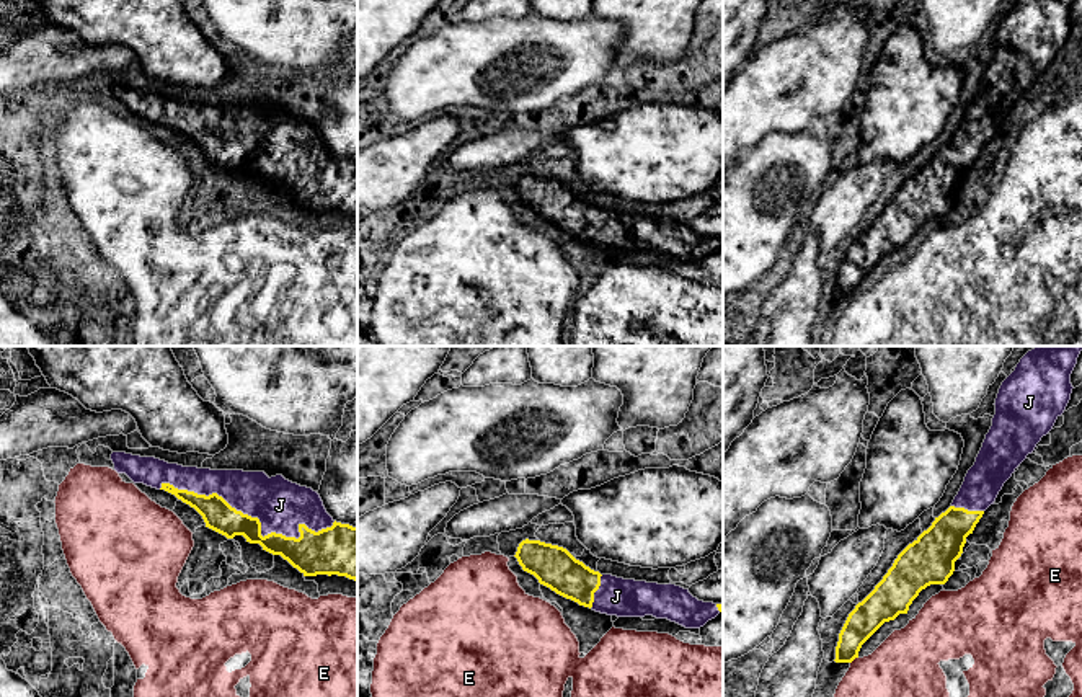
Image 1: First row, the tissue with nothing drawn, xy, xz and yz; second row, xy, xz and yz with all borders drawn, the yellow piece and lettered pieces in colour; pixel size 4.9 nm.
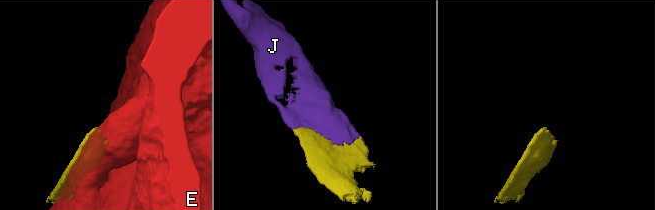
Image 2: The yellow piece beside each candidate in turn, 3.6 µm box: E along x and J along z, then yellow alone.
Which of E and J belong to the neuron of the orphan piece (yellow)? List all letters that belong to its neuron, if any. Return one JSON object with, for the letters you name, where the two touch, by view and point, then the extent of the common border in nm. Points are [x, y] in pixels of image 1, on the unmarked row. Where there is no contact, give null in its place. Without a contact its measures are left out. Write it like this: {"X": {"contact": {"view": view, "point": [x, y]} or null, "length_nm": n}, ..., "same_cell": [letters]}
{"J": {"contact": {"view": "xy", "point": [258, 154]}, "length_nm": 900}, "same_cell": ["J"]}

